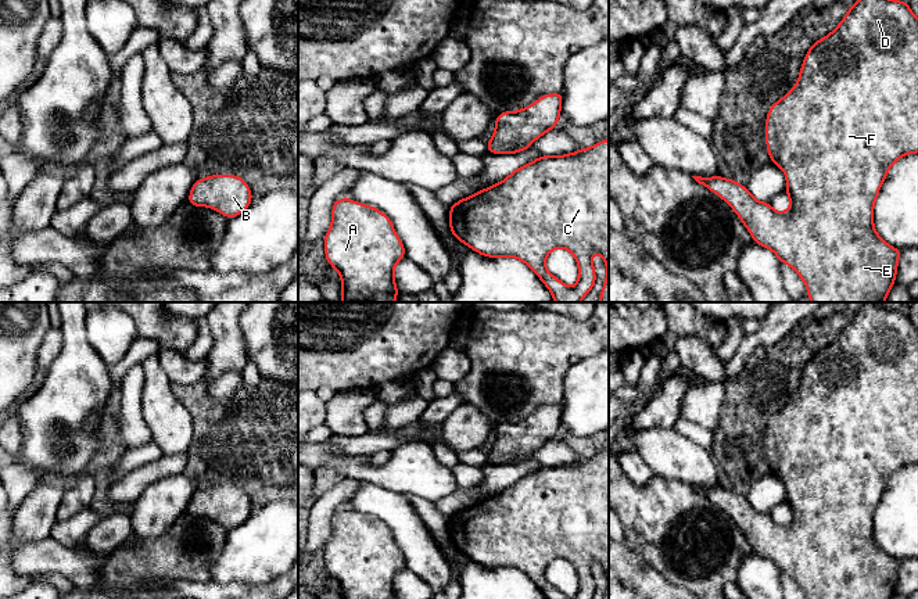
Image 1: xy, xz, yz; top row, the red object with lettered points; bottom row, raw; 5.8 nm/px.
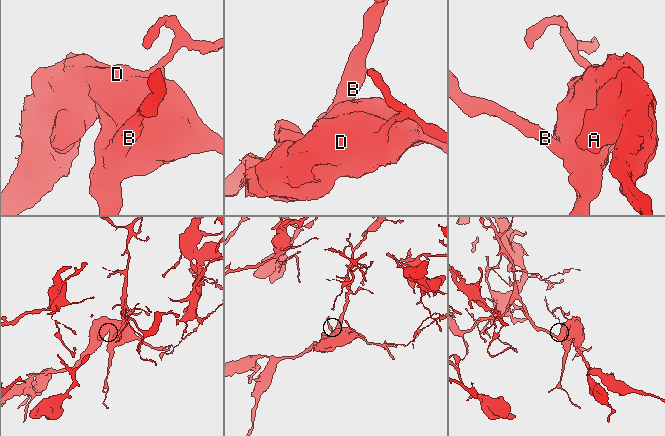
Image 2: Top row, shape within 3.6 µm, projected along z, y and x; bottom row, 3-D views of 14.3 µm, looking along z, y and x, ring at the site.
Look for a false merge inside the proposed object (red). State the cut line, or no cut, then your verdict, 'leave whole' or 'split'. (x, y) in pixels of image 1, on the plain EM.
no cut; leave whole

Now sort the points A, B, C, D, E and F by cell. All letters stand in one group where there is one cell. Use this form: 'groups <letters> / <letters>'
groups A B C D E F

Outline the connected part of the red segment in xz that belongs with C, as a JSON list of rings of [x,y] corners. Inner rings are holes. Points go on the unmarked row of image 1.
[[[609,449],[559,467],[539,466],[523,478],[513,480],[502,492],[456,512],[449,517],[449,539],[456,550],[480,566],[520,570],[546,599],[592,599],[596,591],[592,563],[598,562],[607,580],[603,599],[609,599]],[[557,557],[570,562],[578,574],[578,593],[574,598],[566,596],[545,578],[546,567]]]

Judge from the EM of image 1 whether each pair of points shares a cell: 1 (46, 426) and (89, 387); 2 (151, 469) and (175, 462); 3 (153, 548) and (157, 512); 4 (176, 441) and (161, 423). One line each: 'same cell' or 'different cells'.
1: same cell
2: same cell
3: different cells
4: same cell

